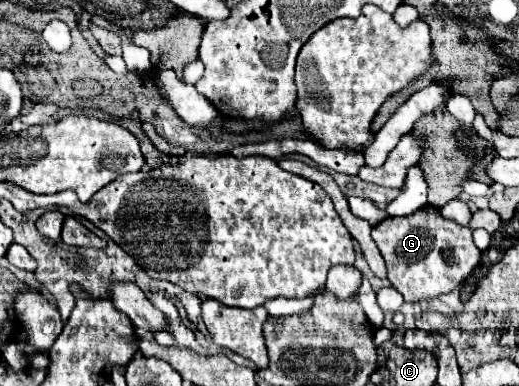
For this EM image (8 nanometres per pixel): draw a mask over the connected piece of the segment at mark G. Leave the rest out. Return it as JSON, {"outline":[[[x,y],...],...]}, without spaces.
{"outline":[[[431,205],[405,217],[387,217],[373,227],[373,241],[387,263],[387,279],[405,301],[433,299],[451,293],[481,261],[481,251],[473,243],[471,229],[445,219],[439,209]]]}

